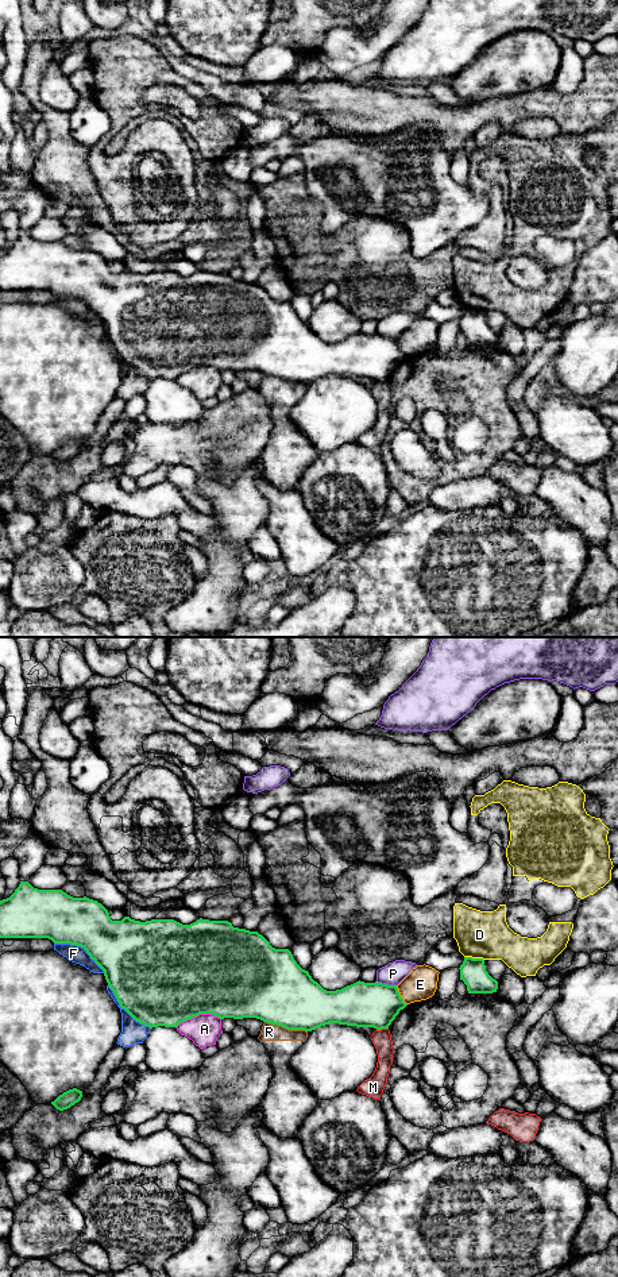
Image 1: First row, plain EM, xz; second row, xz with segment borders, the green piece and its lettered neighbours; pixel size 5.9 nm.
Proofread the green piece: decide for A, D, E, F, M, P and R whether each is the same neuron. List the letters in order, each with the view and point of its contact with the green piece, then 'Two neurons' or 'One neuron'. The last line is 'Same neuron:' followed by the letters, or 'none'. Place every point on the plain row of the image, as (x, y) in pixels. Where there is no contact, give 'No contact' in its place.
A: Touches green at xz (197, 366). Two neurons
D: Touches green at xz (474, 311). Two neurons
E: Touches green at xz (400, 347). Two neurons
F: Touches green at xz (81, 299). Two neurons
M: Touches green at xz (382, 379). Two neurons
P: Touches green at xz (386, 336). Two neurons
R: Touches green at xz (286, 379). Two neurons
Same neuron: none

